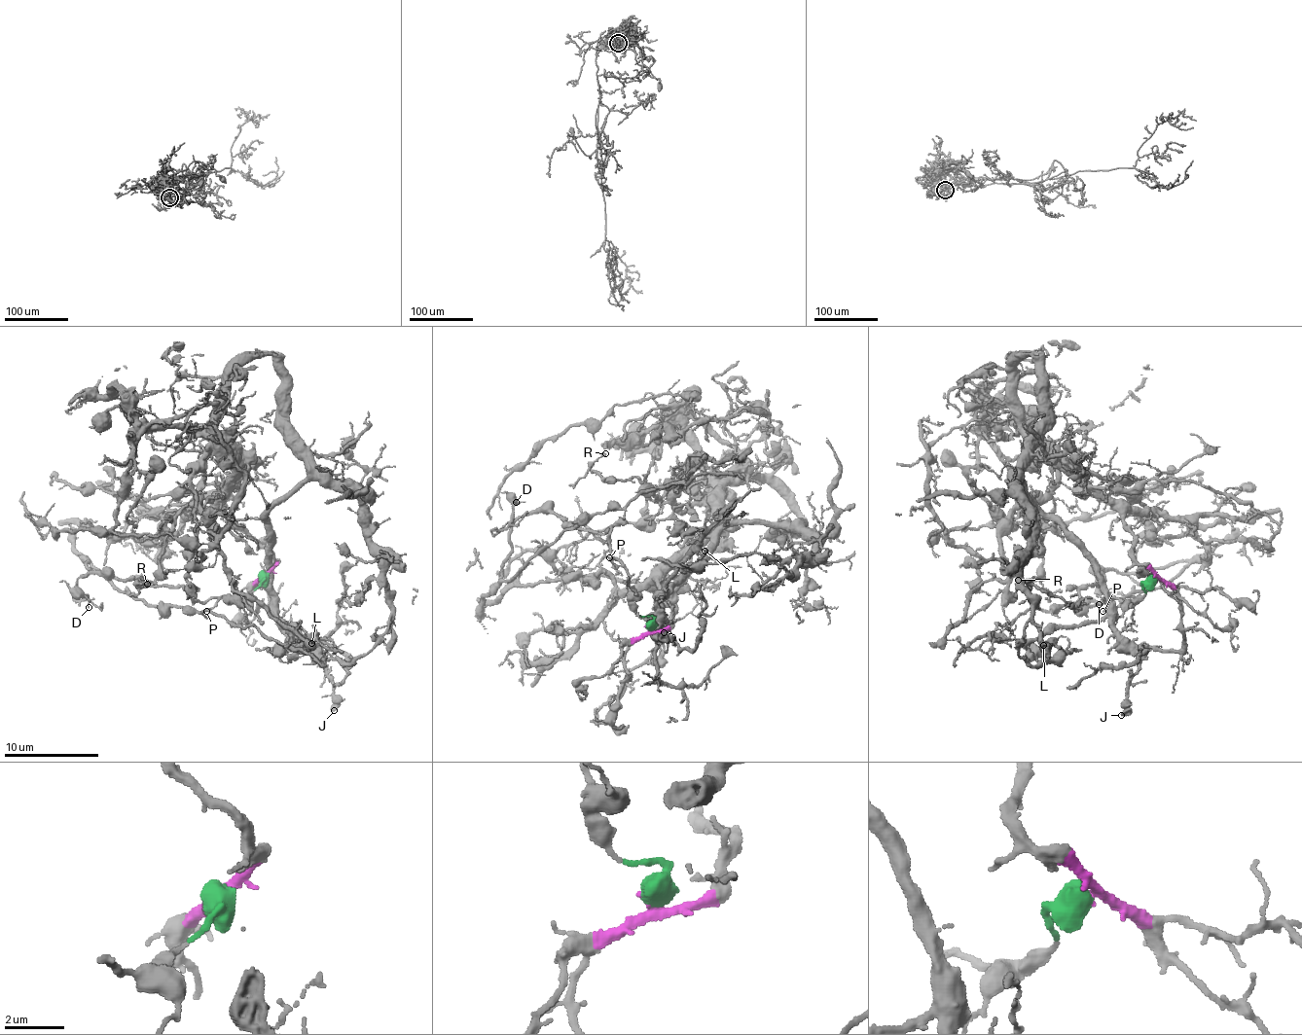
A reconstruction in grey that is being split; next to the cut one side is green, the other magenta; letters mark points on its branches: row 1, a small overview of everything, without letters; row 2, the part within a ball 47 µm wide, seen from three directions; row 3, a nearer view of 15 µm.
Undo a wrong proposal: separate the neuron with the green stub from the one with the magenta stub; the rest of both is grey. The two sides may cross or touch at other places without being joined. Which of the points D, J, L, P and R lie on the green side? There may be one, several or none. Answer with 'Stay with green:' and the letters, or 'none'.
Stay with green: D, P

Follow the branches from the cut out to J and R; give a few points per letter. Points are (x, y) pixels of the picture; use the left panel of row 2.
J: (262, 577), (218, 501), (218, 407), (266, 354), (307, 468), (266, 518), (273, 616), (335, 710)
R: (262, 577), (275, 563), (221, 505), (235, 464), (219, 453), (166, 536), (157, 576), (137, 581), (147, 584)

